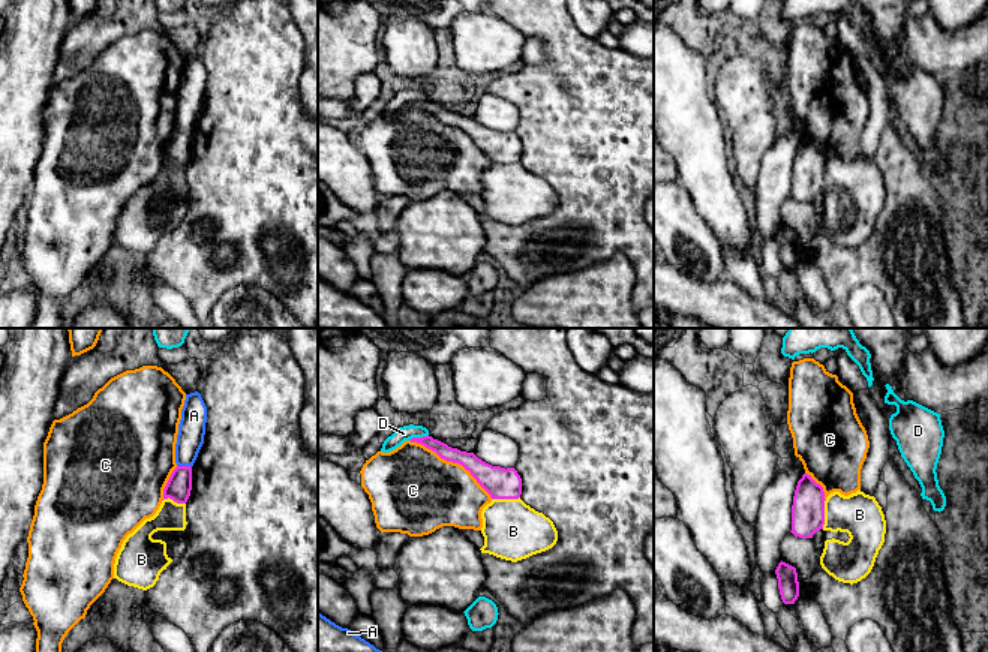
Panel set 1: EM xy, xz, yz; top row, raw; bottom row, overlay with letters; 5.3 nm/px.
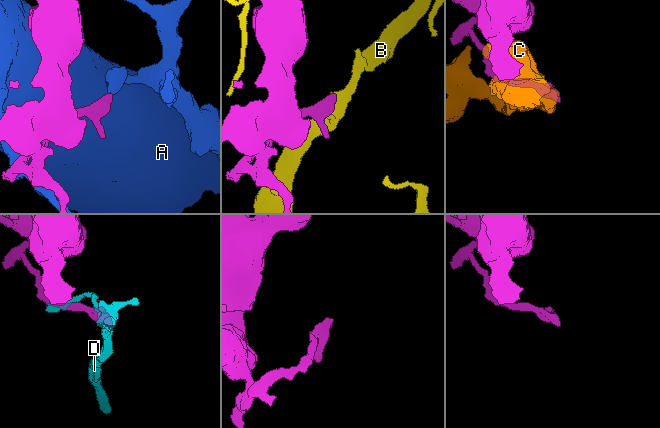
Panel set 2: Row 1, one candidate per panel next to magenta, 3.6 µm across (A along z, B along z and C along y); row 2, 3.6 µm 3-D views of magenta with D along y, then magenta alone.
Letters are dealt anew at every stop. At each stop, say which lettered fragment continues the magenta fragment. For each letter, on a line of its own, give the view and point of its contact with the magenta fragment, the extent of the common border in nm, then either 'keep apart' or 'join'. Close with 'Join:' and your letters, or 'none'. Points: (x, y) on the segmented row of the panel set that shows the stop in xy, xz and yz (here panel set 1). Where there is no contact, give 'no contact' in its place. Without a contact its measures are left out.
A: contact xy (185, 466); length 80 nm; keep apart
B: contact yz (823, 514); length 160 nm; keep apart
C: contact xz (453, 462); length 550 nm; keep apart
D: contact xz (417, 438); length 110 nm; keep apart
Join: none

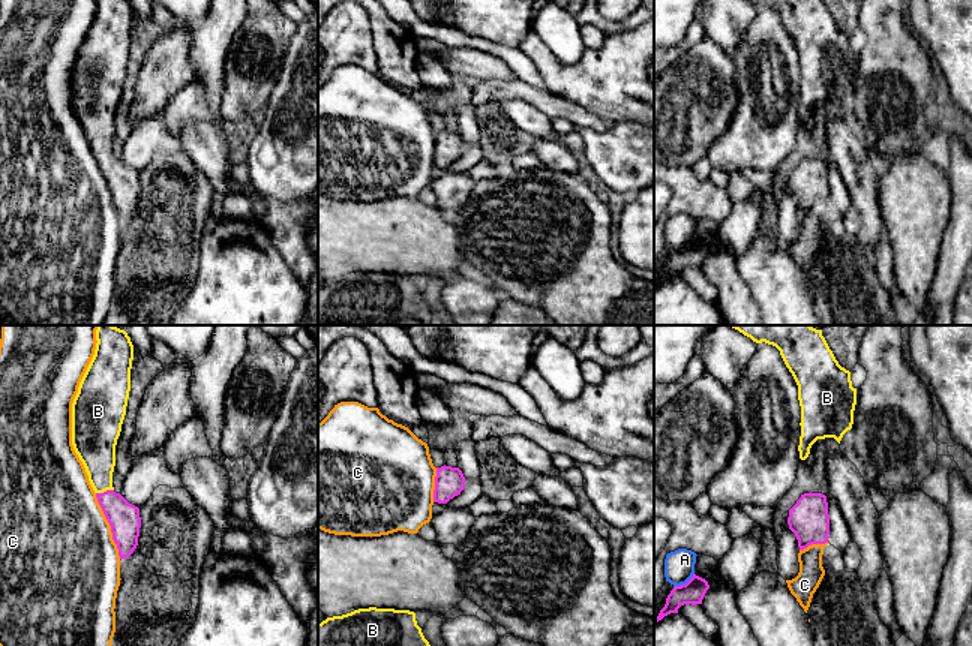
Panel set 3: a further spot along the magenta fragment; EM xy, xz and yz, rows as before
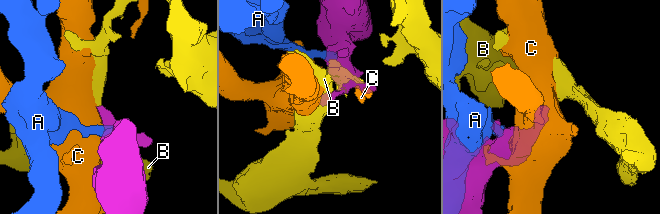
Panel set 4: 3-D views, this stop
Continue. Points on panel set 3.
A: contact yz (686, 583); length 140 nm; keep apart
B: contact xy (104, 492); length 100 nm; join
C: contact xy (110, 525); length 380 nm; keep apart
Join: B

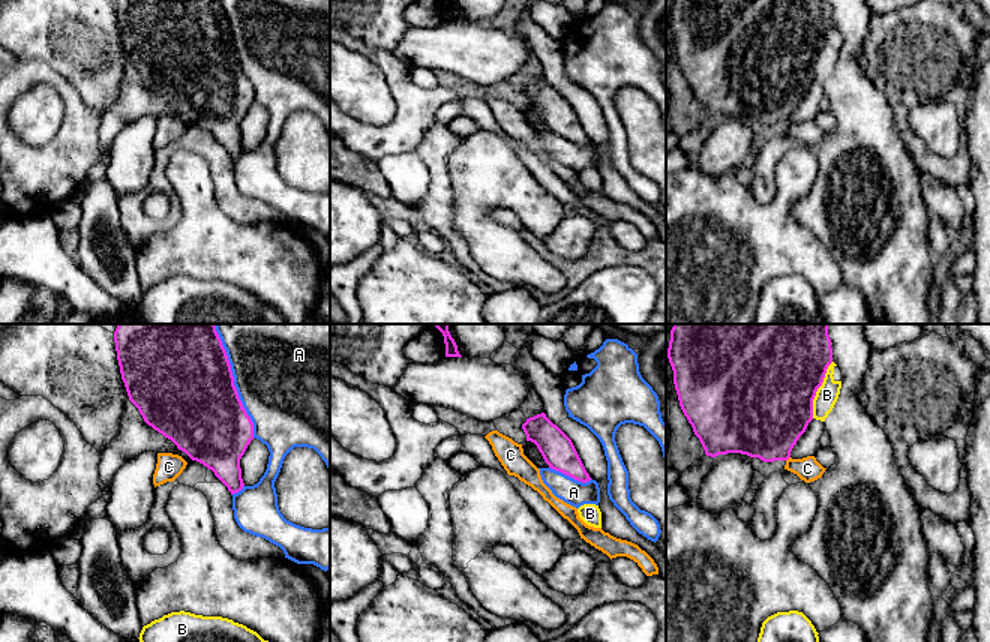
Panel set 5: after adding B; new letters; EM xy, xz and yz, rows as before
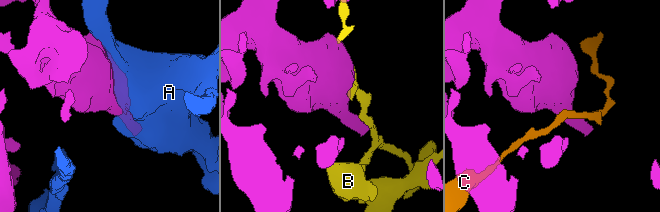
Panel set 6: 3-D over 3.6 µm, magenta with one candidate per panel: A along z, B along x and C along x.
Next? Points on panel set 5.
A: contact xy (233, 381); length 650 nm; keep apart
B: contact yz (816, 390); length 320 nm; keep apart
C: contact yz (788, 458); length 40 nm; keep apart
Join: none

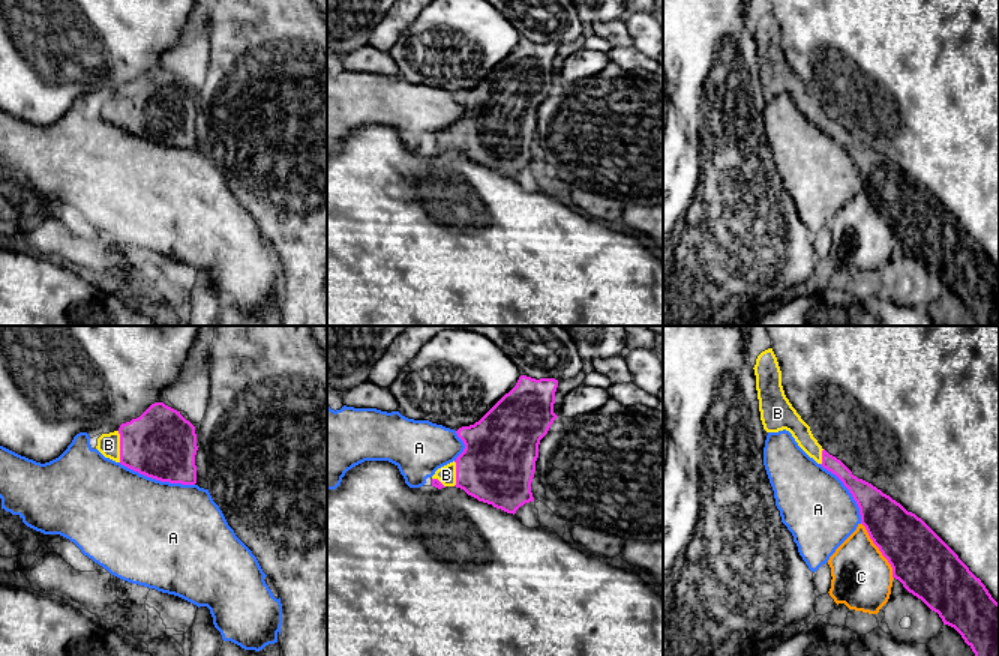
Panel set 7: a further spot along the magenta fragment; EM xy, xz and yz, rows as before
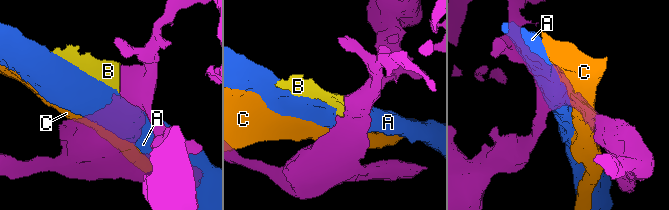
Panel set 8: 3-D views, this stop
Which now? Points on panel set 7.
A: contact xy (156, 479); length 420 nm; keep apart
B: contact xy (120, 446); length 170 nm; join
C: contact yz (879, 550); length 340 nm; keep apart
Join: B

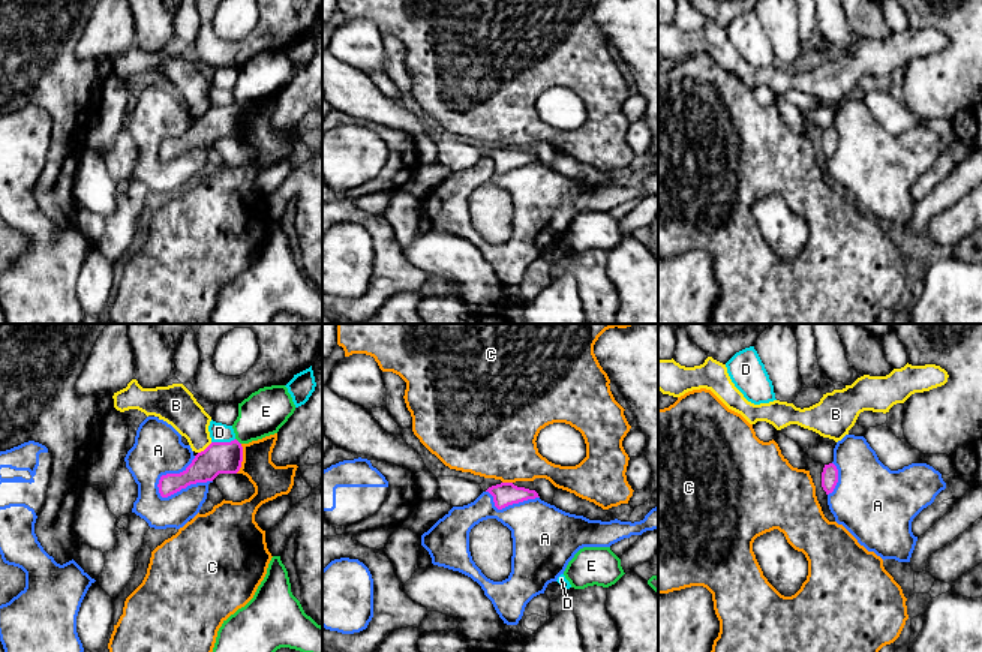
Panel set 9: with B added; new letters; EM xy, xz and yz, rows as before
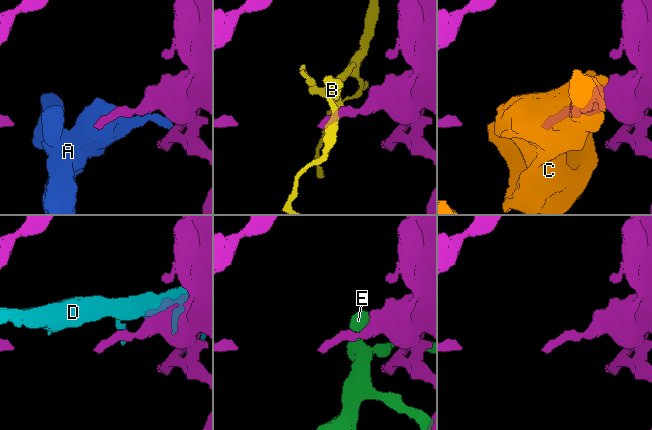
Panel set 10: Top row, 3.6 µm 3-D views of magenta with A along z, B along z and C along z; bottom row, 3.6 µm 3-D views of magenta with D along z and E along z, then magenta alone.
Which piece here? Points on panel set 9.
A: contact xy (182, 487); length 300 nm; keep apart
B: contact xy (206, 448); length 100 nm; keep apart
C: contact xy (242, 459); length 160 nm; keep apart
D: contact xy (222, 442); length 130 nm; keep apart
E: contact xy (237, 441); length 50 nm; keep apart
Join: none

